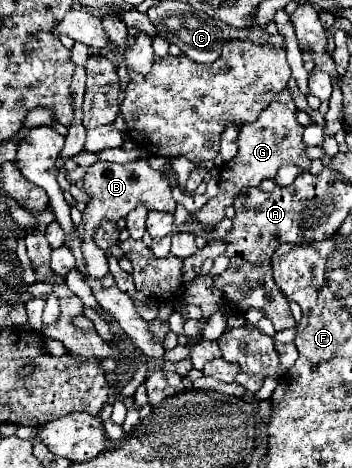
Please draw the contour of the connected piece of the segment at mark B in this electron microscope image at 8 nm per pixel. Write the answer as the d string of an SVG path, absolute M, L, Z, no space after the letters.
M98 160L86 172L84 190L90 196L90 202L84 210L86 228L84 228L82 252L84 252L84 260L86 260L86 272L88 272L88 276L92 276L96 280L102 280L108 274L108 260L104 258L104 252L92 240L92 234L100 226L102 218L110 218L116 222L120 218L128 216L128 212L134 210L140 202L146 204L150 210L174 212L174 208L176 208L176 200L170 194L170 180L162 172L150 168L144 160L136 160L130 164L116 164L116 162Z

